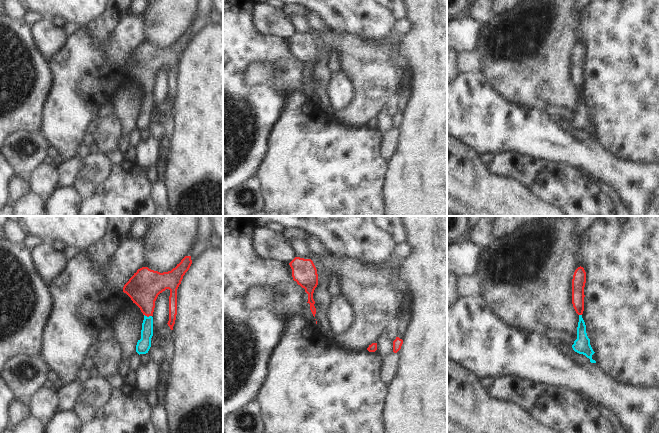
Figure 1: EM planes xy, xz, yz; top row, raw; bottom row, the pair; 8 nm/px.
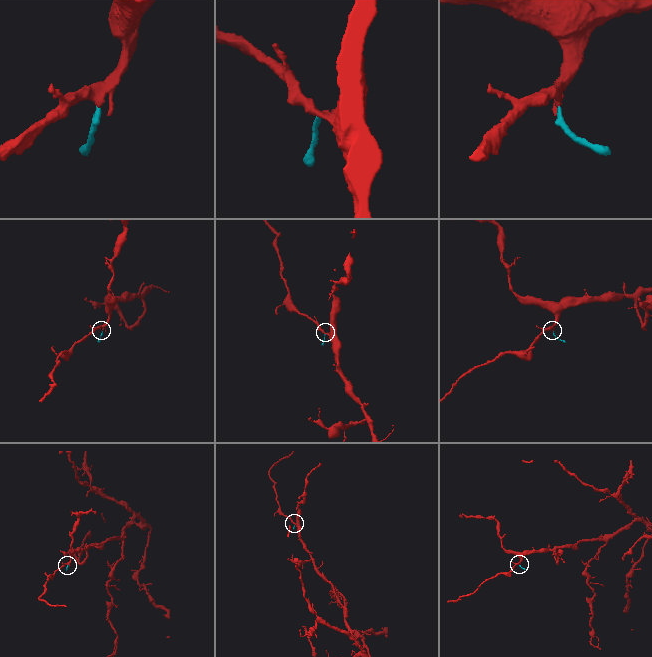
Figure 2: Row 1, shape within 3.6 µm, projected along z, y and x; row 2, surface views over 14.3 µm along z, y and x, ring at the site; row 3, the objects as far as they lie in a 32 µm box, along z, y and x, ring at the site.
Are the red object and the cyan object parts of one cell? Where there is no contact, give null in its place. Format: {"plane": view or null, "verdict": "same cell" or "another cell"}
{"plane": "xy", "verdict": "same cell"}

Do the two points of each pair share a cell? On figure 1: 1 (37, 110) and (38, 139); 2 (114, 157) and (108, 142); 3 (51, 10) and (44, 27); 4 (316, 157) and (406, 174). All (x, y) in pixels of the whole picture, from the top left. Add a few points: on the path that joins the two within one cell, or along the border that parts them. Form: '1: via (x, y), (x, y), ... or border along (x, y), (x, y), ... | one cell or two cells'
1: border along (41, 130), (36, 132), (15, 132) | two cells
2: border along (117, 150), (112, 150), (107, 154) | two cells
3: border along (44, 17), (48, 19) | two cells
4: border along (388, 160), (385, 183), (383, 185) | two cells

